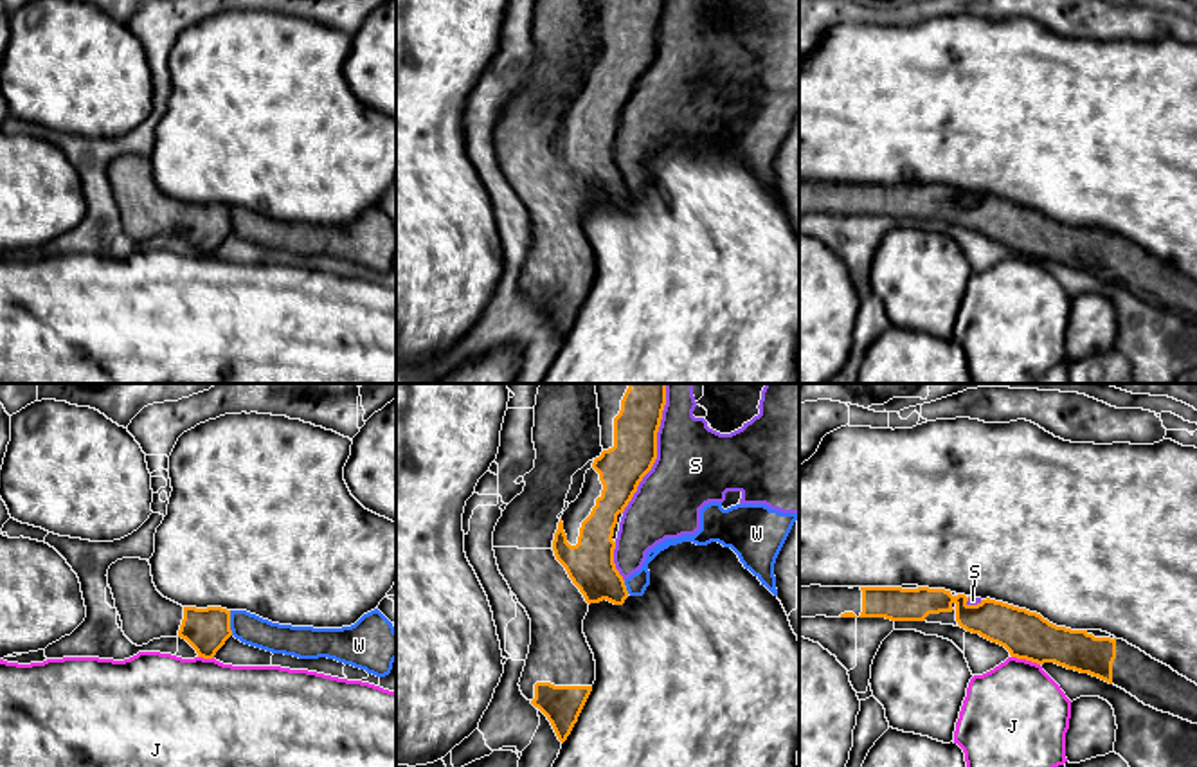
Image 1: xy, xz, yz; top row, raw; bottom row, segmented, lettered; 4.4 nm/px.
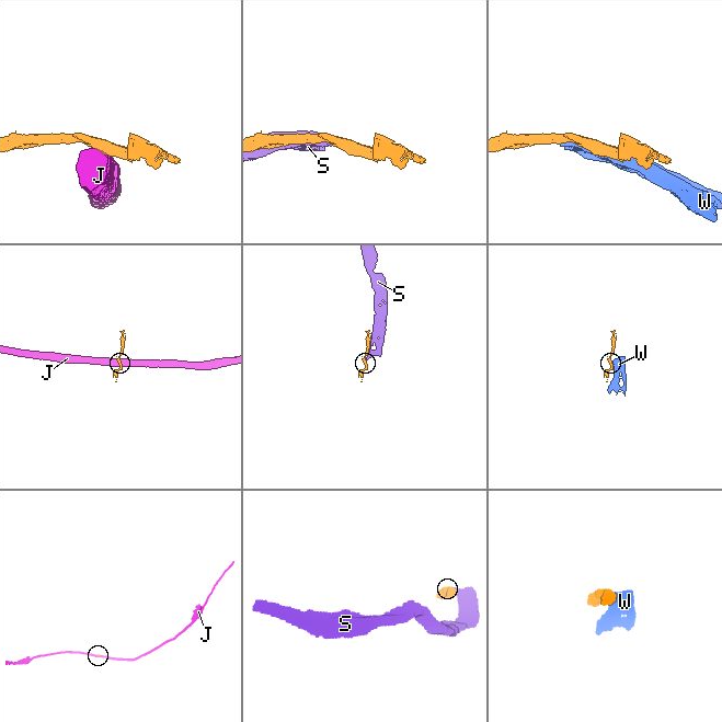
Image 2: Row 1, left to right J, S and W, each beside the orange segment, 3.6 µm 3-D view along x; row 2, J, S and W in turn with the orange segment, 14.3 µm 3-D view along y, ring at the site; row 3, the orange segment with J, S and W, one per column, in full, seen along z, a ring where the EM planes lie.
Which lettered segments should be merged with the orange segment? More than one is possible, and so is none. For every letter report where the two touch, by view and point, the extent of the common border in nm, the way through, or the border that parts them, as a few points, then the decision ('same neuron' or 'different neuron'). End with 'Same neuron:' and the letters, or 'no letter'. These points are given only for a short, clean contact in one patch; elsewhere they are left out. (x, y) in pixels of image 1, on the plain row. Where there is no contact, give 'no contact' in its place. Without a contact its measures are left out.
J: contact yz (1026, 256); length 130 nm; border yz (1012, 252), (1039, 261); different neuron
S: contact xz (656, 54); length 550 nm; different neuron
W: contact xy (229, 220); length 110 nm; different neuron
Same neuron: no letter

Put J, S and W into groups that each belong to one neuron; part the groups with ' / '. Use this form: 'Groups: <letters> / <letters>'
Groups: J / S W

